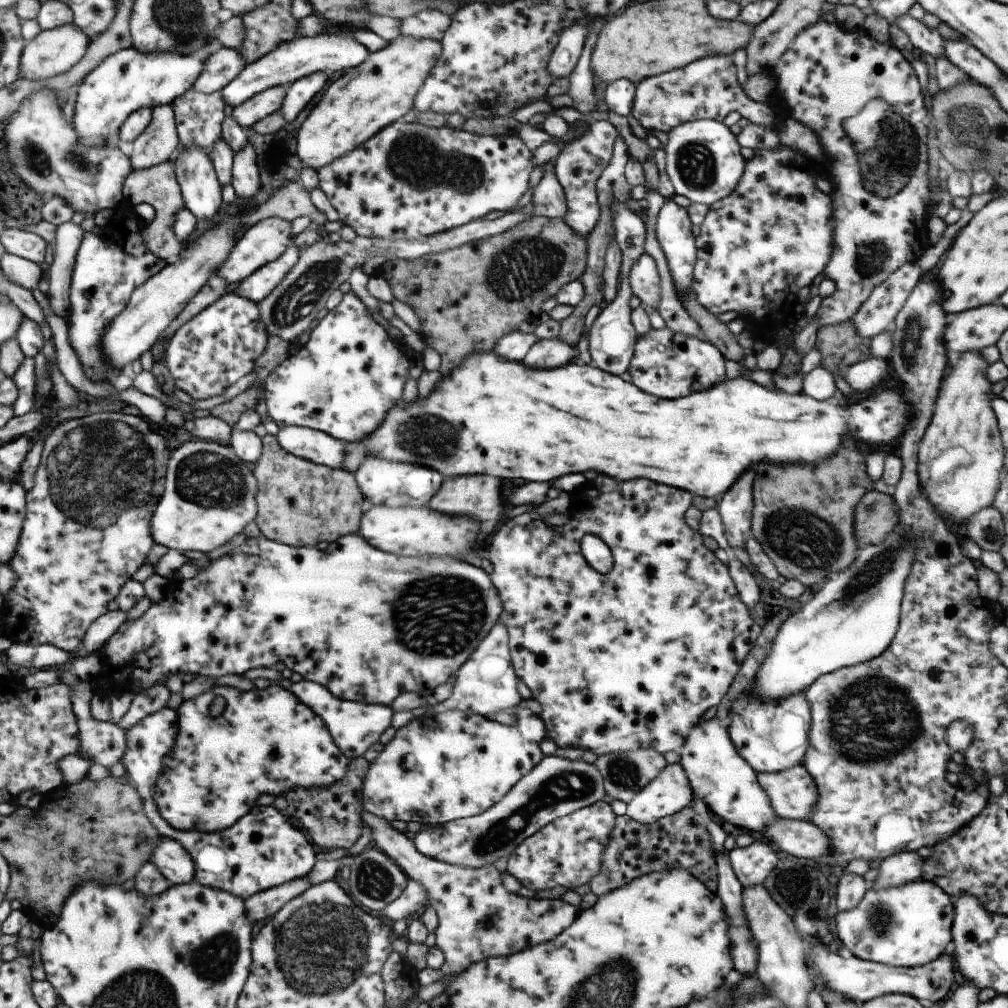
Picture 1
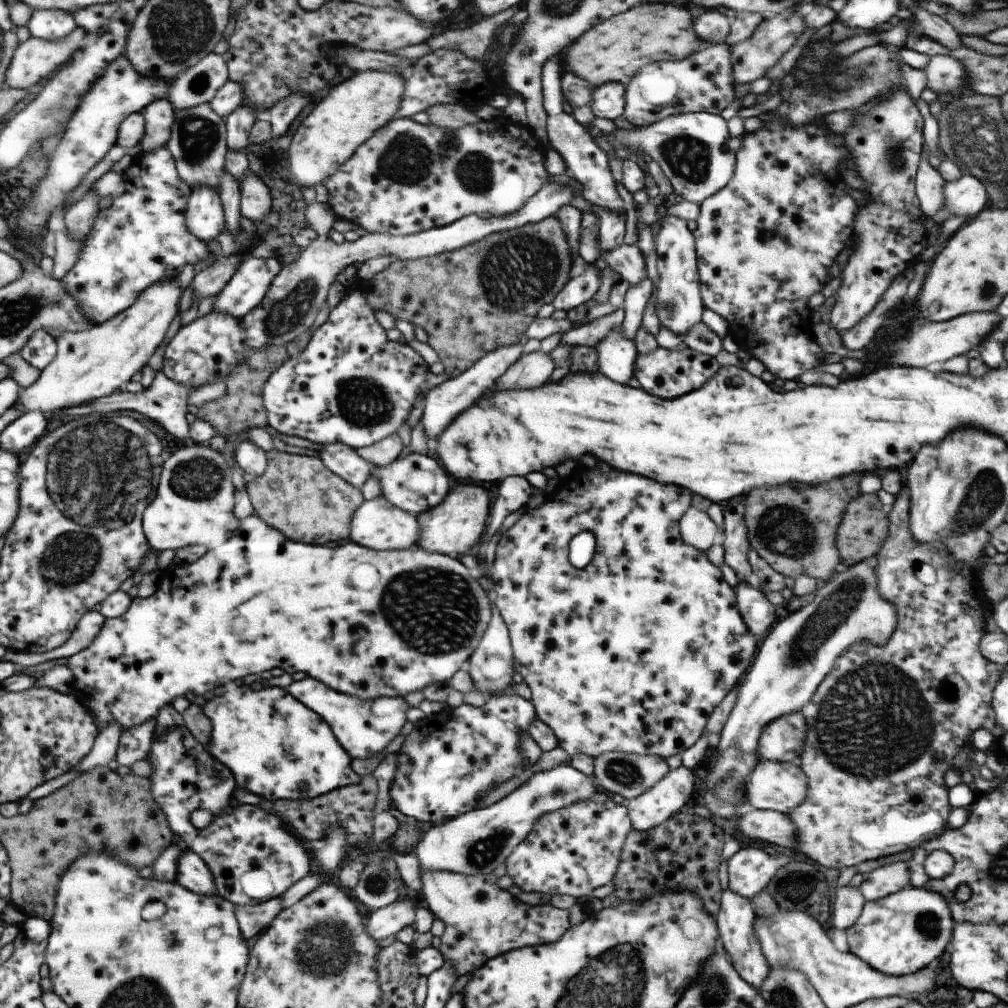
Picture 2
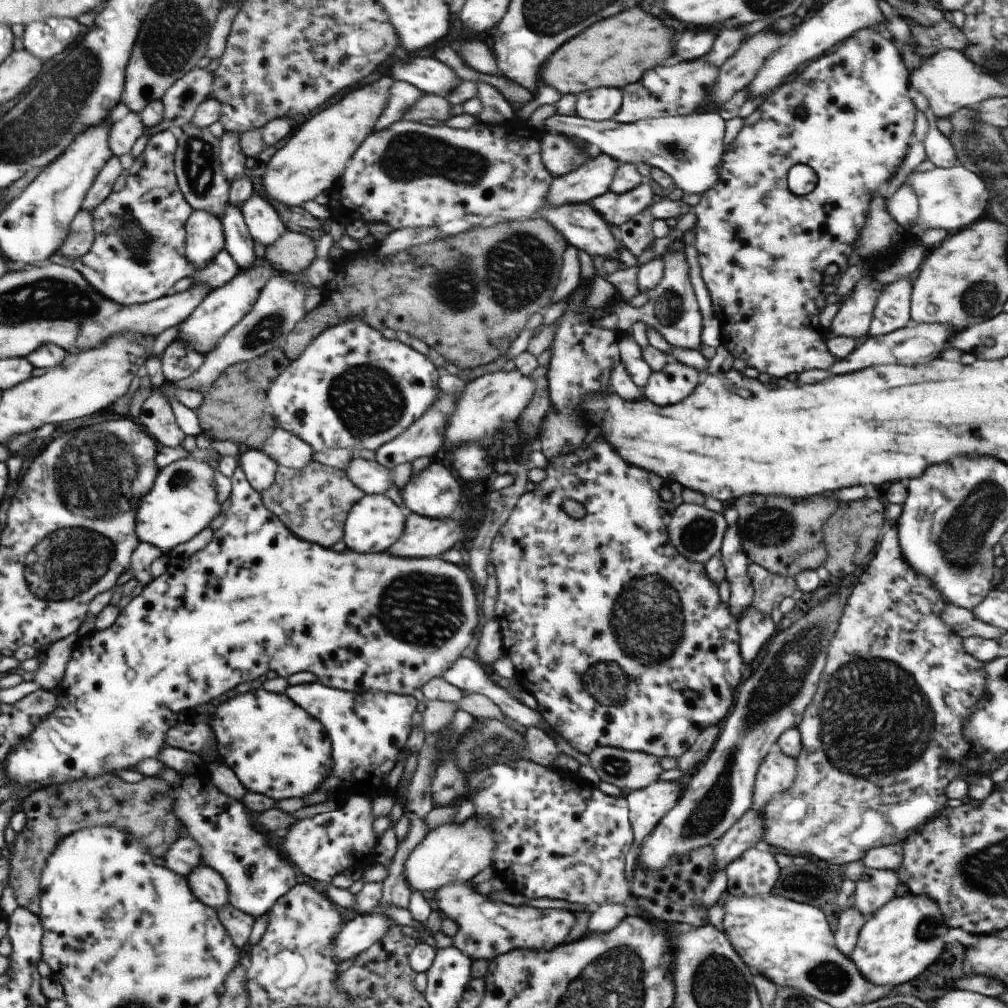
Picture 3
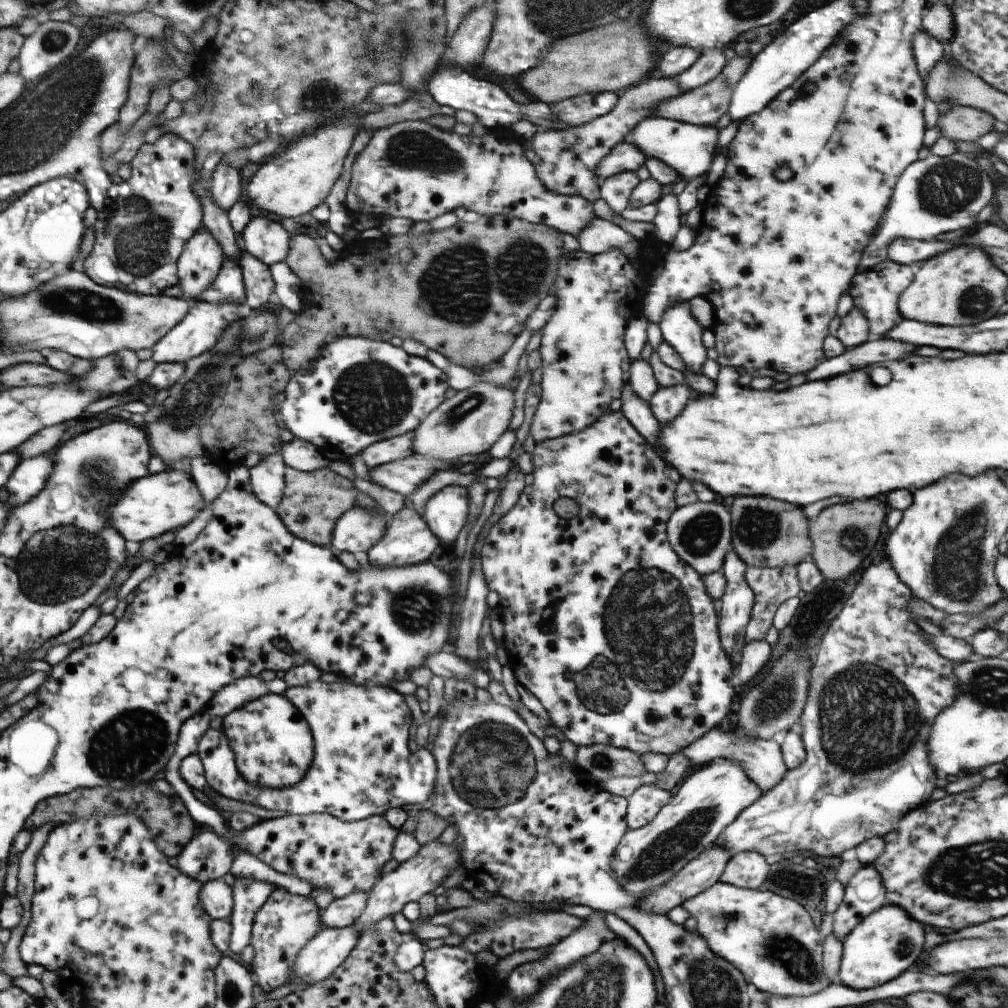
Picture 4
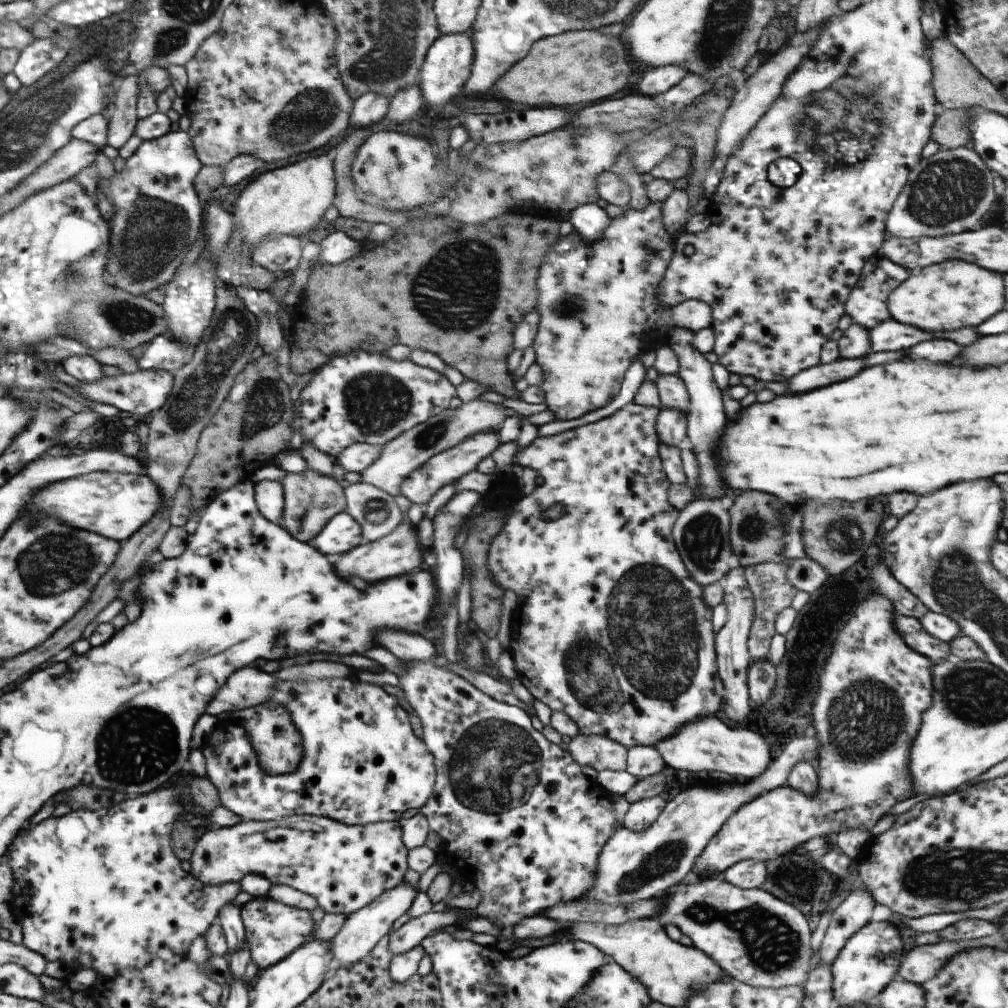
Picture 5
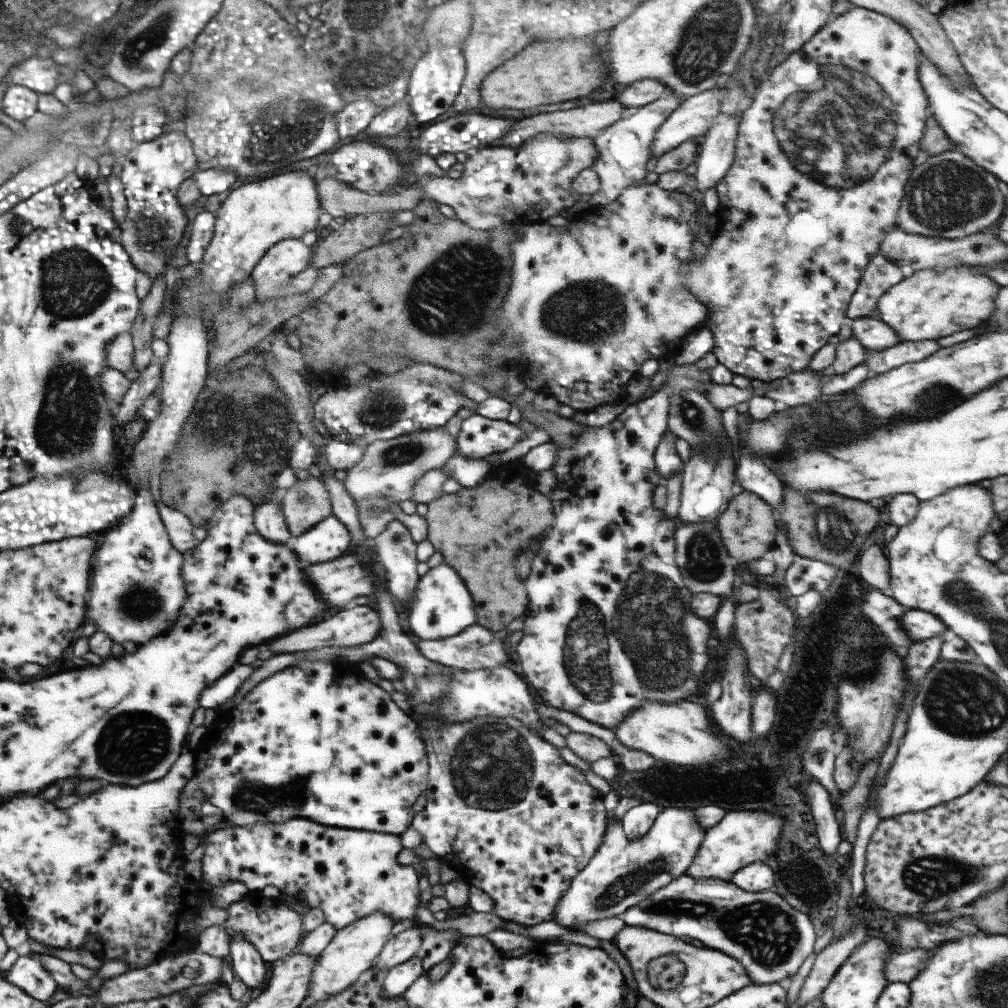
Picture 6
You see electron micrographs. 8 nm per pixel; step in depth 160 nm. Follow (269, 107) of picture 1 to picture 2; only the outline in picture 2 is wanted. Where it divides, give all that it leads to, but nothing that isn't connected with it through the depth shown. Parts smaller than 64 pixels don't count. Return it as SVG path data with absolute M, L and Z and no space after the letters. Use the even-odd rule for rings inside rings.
M239 105L225 118L226 148L243 151L248 145L248 132L257 120L249 105Z

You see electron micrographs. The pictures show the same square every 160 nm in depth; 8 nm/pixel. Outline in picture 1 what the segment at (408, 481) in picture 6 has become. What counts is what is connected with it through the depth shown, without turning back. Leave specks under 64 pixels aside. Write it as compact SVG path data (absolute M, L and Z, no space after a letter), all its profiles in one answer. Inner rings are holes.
M559 337L537 339L527 350L521 361L525 366L536 369L552 369L565 366L574 357L576 346L571 346Z

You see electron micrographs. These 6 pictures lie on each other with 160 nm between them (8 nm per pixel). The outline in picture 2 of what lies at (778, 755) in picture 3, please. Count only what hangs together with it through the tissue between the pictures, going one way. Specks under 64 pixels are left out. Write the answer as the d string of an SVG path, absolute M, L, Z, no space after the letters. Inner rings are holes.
M759 760L747 775L745 784L748 808L769 809L786 815L803 802L806 792L806 776L800 767L794 763Z

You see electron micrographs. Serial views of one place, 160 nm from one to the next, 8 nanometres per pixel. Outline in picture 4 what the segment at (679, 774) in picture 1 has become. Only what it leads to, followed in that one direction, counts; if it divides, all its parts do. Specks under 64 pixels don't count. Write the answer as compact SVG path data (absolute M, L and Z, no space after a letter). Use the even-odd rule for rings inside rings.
M653 784L639 785L627 799L626 825L629 830L645 826L669 802L669 791Z

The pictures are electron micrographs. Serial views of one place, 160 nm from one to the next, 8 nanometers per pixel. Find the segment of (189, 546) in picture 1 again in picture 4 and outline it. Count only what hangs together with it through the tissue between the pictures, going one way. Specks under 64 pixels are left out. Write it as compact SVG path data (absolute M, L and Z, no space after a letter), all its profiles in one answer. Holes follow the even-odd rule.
M166 469L134 480L109 506L108 525L111 525L129 543L136 547L141 541L154 539L165 532L176 532L189 524L197 512L204 508L195 483L190 475L181 470Z

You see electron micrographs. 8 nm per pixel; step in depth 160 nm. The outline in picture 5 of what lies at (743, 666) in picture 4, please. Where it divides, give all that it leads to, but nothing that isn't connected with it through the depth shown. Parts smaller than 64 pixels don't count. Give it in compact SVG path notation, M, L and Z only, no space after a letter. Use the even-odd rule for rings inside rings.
M768 660L751 661L747 668L746 684L751 705L761 706L763 700L768 700L775 686L775 670Z

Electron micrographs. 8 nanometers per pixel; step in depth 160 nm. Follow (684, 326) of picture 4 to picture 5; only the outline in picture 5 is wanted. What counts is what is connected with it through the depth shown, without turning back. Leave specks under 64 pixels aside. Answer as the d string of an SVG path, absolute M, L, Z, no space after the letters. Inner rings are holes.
M669 328L668 338L665 343L675 353L679 362L679 370L676 373L678 378L683 382L687 395L689 396L689 410L686 414L686 436L691 443L691 452L695 456L698 468L696 484L691 486L691 490L696 490L697 499L701 500L719 500L725 496L727 486L721 480L721 472L717 468L717 458L715 458L715 438L721 432L721 426L725 422L723 414L723 400L721 400L721 391L717 389L712 378L711 364L691 348L694 332L685 328ZM719 472L719 474L717 474Z

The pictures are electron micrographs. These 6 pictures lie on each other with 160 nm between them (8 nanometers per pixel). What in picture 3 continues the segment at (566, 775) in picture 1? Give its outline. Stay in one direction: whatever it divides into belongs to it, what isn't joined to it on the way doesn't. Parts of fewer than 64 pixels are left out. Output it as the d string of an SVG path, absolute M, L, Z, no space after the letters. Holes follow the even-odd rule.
M475 814L466 818L461 823L442 824L429 830L425 838L416 845L416 847L408 855L404 864L404 875L408 885L412 888L412 892L431 892L449 883L469 882L475 874L481 872L483 868L487 868L492 864L491 853L496 847L494 843L494 832L492 826L483 819L478 821Z

